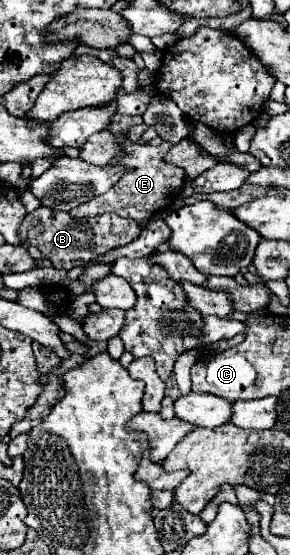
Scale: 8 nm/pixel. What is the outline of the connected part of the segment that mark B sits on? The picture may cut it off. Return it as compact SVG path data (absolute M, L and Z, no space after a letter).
M45 206L35 212L29 212L23 224L19 226L23 246L29 246L29 244L37 246L43 252L43 256L51 260L55 268L65 268L65 270L71 270L83 262L91 262L113 248L129 244L131 240L135 240L135 236L139 236L141 230L143 230L141 224L115 214L99 214L93 218L73 218L69 212L55 212Z

